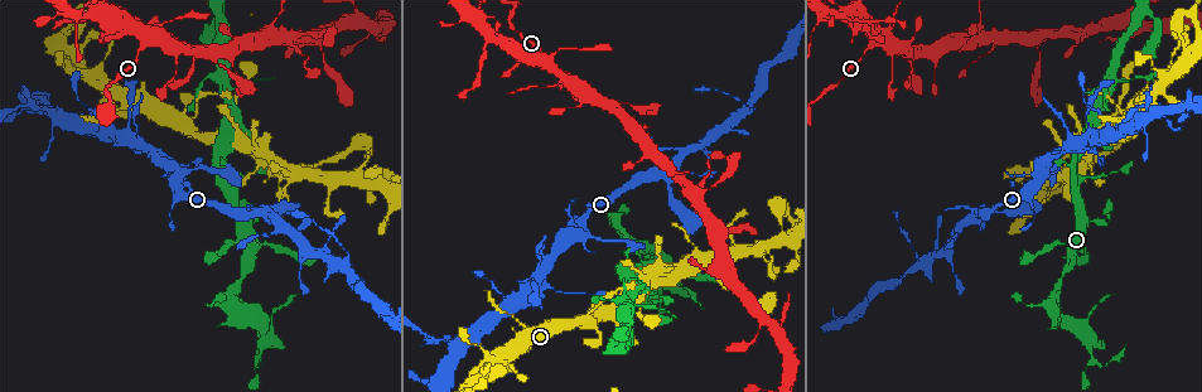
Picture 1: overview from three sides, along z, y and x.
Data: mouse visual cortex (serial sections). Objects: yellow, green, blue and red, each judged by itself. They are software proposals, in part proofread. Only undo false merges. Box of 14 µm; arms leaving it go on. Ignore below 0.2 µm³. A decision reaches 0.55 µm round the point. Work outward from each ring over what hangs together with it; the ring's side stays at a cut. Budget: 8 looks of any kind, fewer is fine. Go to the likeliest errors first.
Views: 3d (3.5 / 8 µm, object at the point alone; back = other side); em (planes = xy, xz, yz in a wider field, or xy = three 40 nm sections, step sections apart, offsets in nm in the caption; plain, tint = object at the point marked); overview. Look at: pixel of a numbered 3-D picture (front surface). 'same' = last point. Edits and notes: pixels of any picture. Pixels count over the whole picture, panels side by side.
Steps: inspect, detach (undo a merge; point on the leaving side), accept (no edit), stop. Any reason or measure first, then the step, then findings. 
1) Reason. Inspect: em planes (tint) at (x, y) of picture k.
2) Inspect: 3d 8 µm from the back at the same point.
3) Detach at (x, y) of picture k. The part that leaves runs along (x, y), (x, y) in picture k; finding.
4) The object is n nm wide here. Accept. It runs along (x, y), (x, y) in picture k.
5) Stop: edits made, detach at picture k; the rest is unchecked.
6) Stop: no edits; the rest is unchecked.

Thick turns thin. Inspect: 3d 3.5 µm at (229, 290) of picture 1.

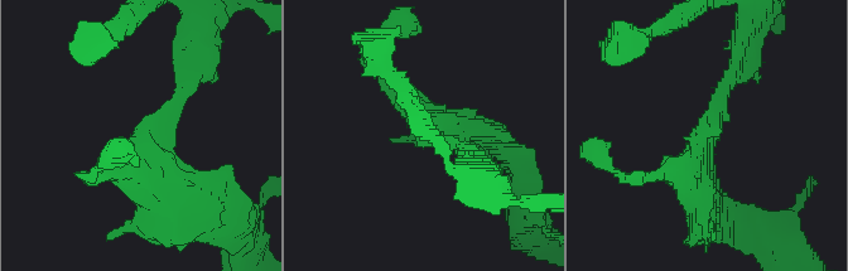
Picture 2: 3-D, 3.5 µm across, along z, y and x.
Inspect: em planes (tint) at (143, 134) of picture 2.

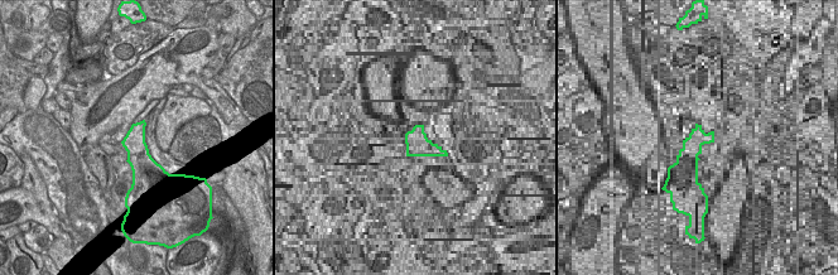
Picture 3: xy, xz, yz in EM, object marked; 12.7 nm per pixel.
Accept. All the same cell.

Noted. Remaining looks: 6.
Thin neck. Inspect: 3d 3.5 µm at (1110, 90) of picture 1.

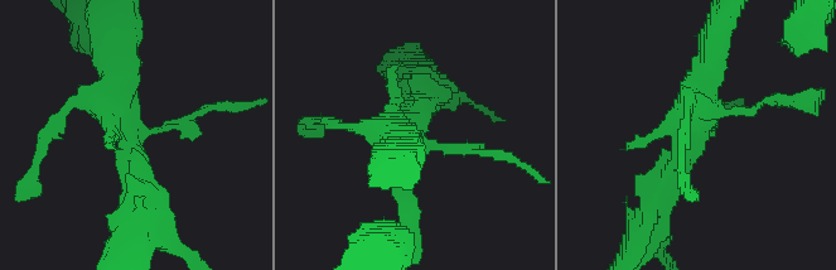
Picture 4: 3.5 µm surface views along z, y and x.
Inspect: em xy step 1 (plain) at (693, 138) of picture 4.

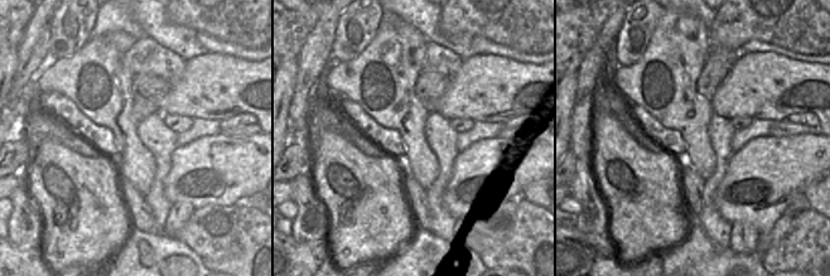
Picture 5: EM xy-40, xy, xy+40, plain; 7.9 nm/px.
Inspect: em xy step 1 (tint) at the same point.

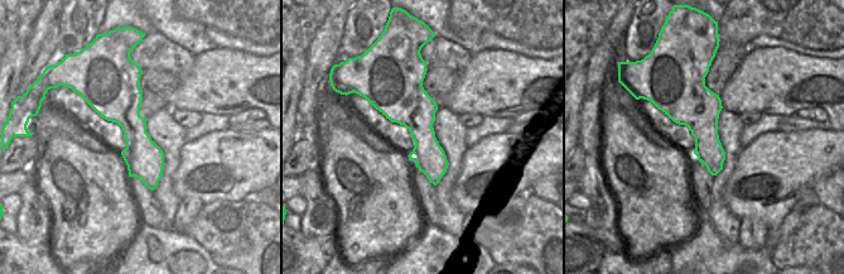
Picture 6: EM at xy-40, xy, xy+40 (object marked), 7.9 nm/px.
Accept. Continuous, no second cell.

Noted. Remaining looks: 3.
Arms part here. Inspect: 3d 3.5 µm at (872, 47) of picture 1.

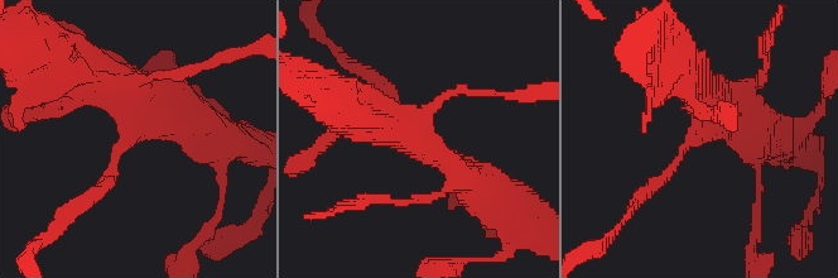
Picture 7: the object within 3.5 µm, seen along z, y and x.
Need the tissue. Inspect: em xy step 2 (tint) at (133, 130) of picture 7.

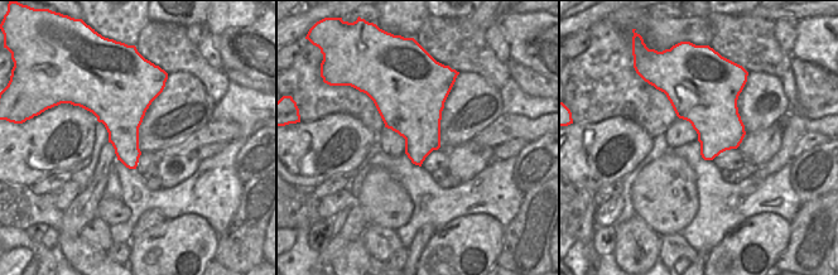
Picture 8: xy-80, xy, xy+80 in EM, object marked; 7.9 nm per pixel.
Accept. It runs along (385, 86), (412, 134), (477, 186) in picture 7; continuous, no second cell.

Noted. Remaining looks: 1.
Stop: no edits; the rest is unchecked.

